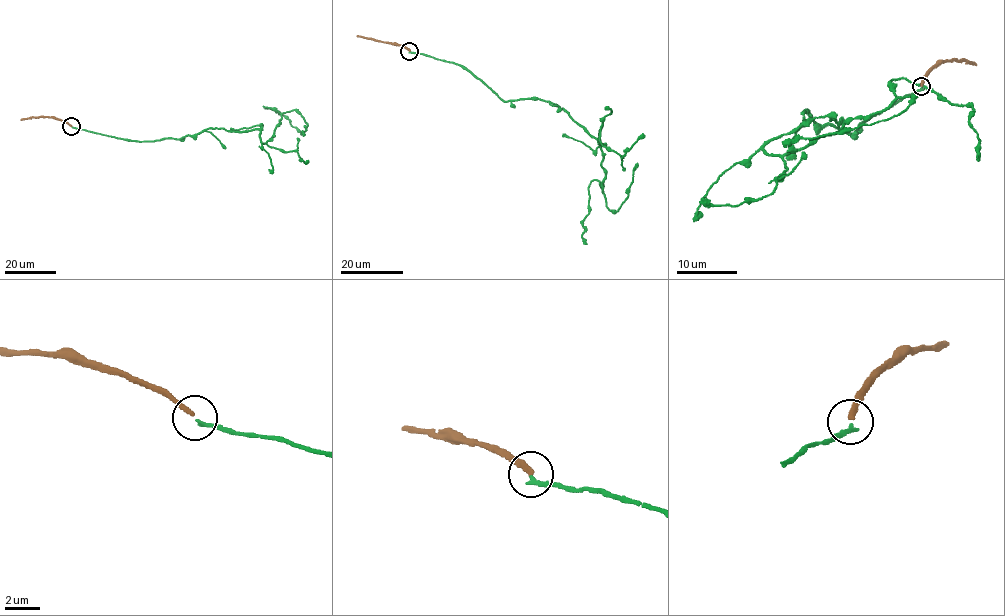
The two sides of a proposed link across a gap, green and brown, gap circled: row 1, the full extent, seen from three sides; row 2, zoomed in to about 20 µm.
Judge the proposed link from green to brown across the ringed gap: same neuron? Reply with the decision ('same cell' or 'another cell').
another cell

